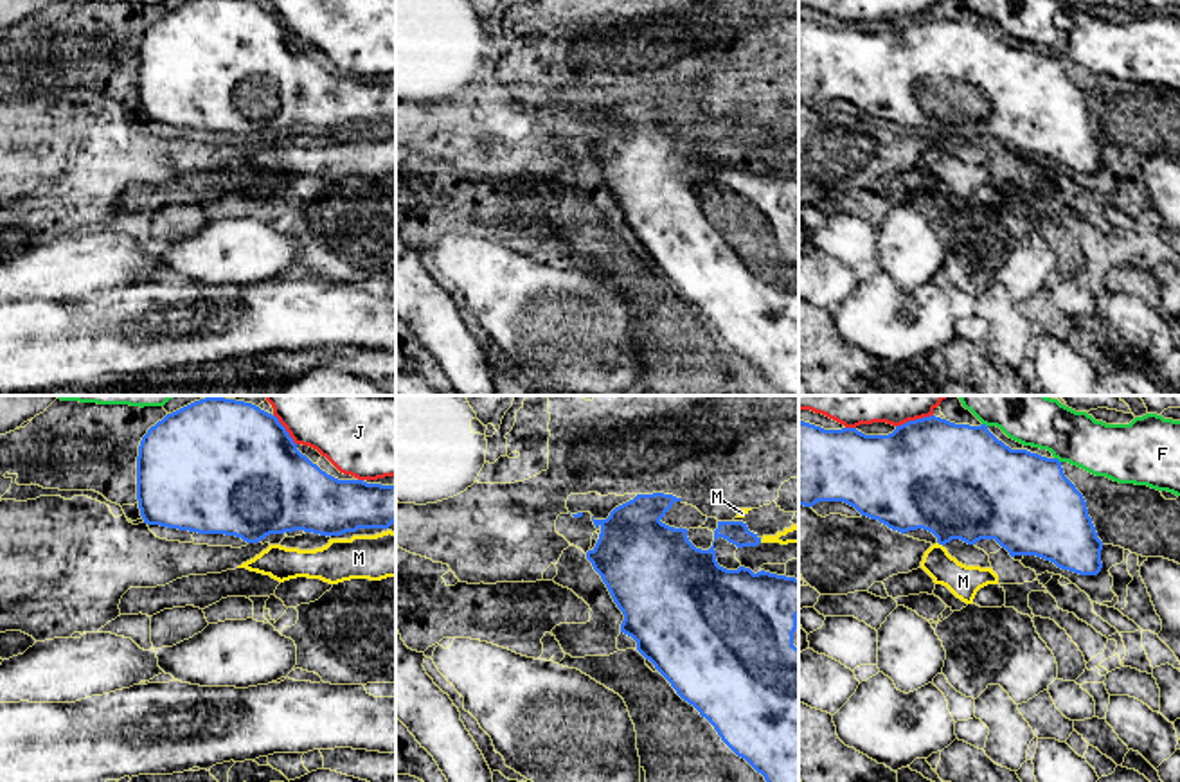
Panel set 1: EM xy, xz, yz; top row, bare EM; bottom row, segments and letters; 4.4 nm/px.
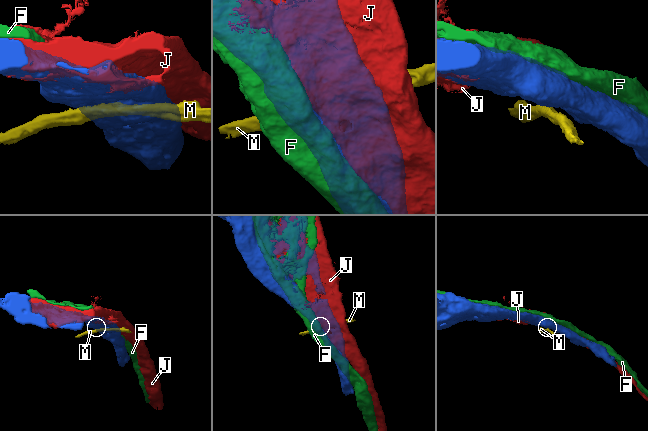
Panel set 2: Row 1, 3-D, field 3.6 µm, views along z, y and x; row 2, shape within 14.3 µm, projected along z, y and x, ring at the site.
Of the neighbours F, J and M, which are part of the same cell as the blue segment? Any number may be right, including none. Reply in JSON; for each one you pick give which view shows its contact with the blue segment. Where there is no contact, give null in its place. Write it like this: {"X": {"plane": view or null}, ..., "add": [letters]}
{"add": []}

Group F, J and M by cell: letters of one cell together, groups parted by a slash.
F / J / M

